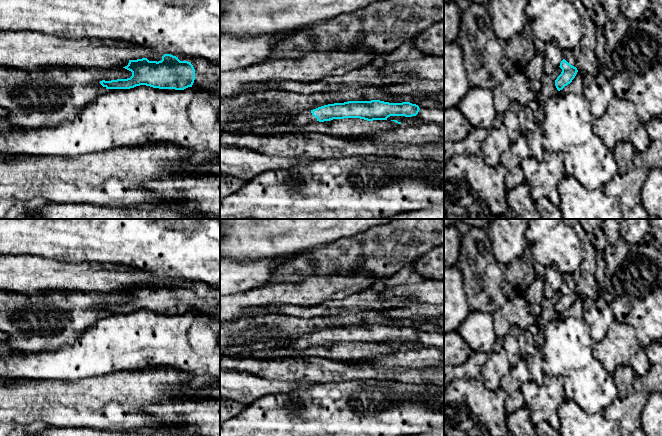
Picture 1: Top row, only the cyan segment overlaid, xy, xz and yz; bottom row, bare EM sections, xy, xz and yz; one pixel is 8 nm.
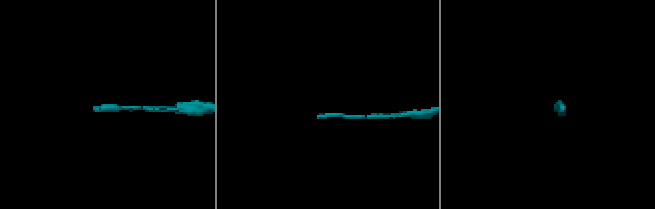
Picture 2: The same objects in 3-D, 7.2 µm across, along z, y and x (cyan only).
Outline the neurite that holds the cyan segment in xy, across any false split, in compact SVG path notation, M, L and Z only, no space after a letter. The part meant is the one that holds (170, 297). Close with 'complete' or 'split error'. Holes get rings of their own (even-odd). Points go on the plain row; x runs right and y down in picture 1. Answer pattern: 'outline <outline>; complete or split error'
outline M164 278L161 285L149 285L147 282L129 284L127 290L123 291L132 296L132 300L127 303L117 303L111 305L100 305L100 308L106 313L130 313L140 309L146 309L153 312L159 313L175 313L175 314L184 314L188 311L195 310L199 314L208 315L212 317L220 318L220 288L213 287L196 281L188 285L180 285L178 281L171 278Z; split error

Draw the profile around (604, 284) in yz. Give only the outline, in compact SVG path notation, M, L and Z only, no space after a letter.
M603 252L596 253L596 282L597 288L600 292L600 295L605 298L605 300L610 303L615 294L615 289L612 285L611 278L605 274L606 261L603 257Z

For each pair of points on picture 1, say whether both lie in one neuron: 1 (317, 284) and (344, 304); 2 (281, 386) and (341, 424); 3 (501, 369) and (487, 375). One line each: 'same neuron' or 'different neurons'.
1: different neurons
2: different neurons
3: same neuron

